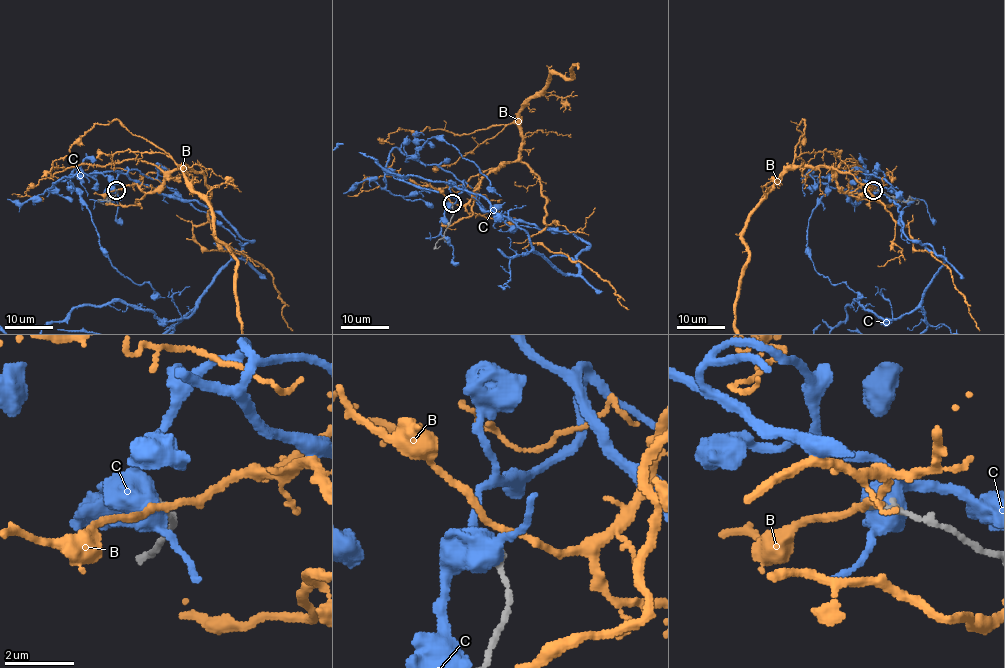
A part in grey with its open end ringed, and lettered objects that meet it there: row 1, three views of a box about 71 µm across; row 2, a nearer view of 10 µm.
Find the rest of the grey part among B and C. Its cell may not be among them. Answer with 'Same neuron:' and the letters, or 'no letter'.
Same neuron: no letter

